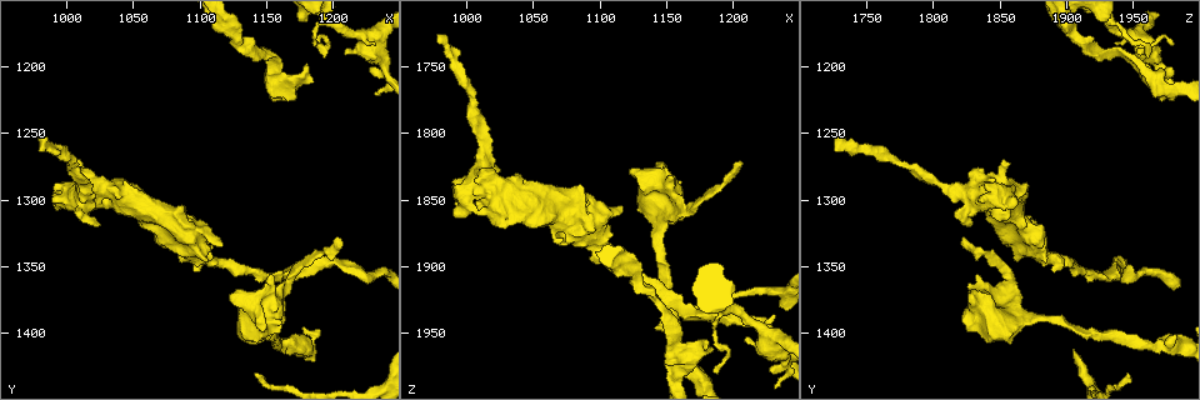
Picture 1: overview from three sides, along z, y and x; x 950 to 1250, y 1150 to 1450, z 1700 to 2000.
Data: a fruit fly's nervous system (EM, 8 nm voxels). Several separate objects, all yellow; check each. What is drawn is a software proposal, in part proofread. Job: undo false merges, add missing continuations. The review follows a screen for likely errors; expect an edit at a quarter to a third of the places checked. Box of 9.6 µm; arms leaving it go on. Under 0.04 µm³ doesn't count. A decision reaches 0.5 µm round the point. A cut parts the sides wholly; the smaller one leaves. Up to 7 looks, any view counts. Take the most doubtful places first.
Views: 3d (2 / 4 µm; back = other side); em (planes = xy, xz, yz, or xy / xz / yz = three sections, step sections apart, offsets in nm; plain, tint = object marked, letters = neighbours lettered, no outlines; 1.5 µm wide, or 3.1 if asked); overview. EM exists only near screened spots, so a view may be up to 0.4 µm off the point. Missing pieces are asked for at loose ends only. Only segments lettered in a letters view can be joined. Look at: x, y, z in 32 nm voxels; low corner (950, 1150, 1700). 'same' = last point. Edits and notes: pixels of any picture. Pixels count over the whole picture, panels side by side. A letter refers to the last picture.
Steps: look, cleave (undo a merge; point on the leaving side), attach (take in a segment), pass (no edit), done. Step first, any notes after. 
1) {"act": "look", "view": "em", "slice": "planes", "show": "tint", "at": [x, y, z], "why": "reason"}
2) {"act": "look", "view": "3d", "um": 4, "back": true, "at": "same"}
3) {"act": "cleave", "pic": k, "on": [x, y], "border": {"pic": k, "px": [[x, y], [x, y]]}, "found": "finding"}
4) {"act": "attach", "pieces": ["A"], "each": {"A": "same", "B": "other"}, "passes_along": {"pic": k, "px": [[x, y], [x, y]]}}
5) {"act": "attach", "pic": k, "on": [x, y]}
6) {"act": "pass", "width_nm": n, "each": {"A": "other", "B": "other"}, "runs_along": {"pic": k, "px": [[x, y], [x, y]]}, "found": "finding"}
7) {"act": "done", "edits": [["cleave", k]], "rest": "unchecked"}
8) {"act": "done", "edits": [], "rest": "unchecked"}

{"act": "look", "view": "3d", "um": 4, "at": [978, 1250, 1726], "why": "long arm stops here"}

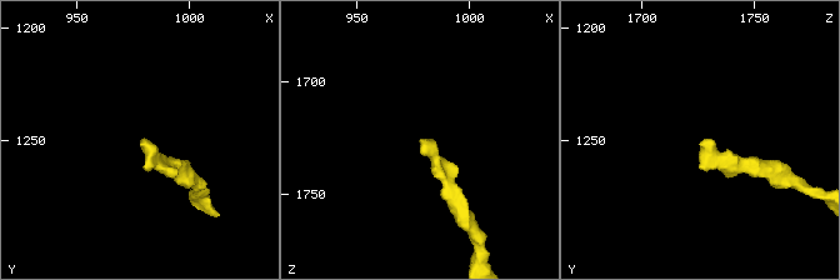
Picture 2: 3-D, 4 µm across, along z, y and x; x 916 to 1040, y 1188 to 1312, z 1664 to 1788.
{"act": "look", "view": "em", "slice": "xz", "step": 8, "show": "tint", "at": [980, 1252, 1726]}

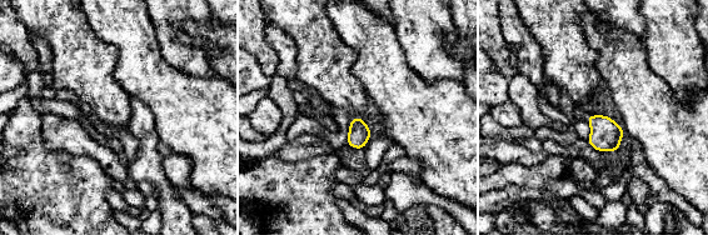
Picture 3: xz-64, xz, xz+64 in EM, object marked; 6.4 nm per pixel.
{"act": "look", "view": "em", "slice": "xz", "step": 8, "show": "letters", "at": "same", "why": "see the neighbours"}

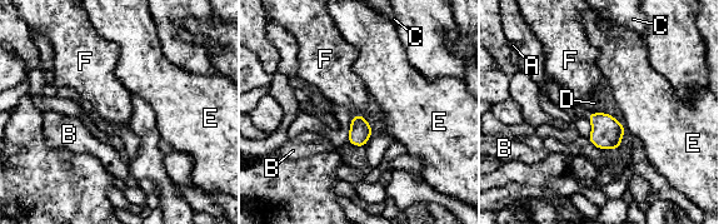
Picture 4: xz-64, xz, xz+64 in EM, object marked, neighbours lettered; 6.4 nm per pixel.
{"act": "pass", "width_nm": 140, "each": {"A": "other", "B": "other", "C": "other", "D": "other", "E": "other", "F": "other"}, "border": {"pic": 4, "px": [[592, 112], [603, 113]]}, "found": "none of them fits"}

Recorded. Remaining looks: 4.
{"act": "look", "view": "em", "slice": "planes", "show": "plain", "at": [1212, 1190, 1954], "why": "tapers out"}

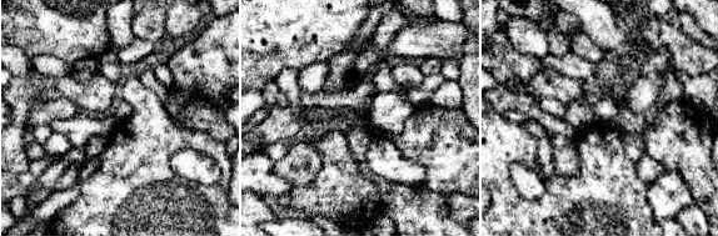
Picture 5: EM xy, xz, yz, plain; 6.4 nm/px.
{"act": "look", "view": "em", "slice": "planes", "show": "letters", "at": "same"}

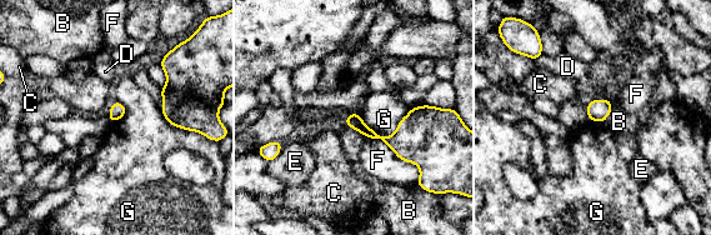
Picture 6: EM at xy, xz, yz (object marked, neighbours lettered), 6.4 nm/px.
{"act": "pass", "width_nm": 90, "each": {"B": "other", "C": "other", "D": "other", "E": "other", "F": "other", "G": "other"}, "border": {"pic": 6, "px": [[411, 108], [389, 135], [356, 113]]}, "found": "none of them fits"}

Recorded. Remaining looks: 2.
{"act": "look", "view": "em", "slice": "yz", "step": 4, "show": "tint", "at": [1142, 1432, 1948], "why": "end of a long branch"}

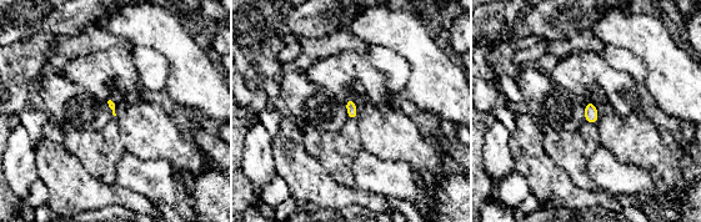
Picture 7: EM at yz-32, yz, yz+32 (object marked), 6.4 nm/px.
{"act": "look", "view": "em", "slice": "planes", "show": "letters", "at": "same"}

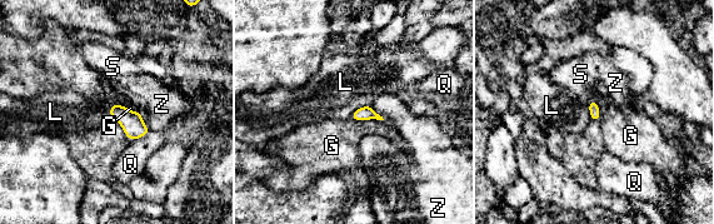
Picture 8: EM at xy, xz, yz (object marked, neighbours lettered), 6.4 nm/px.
{"act": "pass", "width_nm": 70, "each": {"G": "other", "L": "other", "Q": "other", "S": "other", "Z": "other"}, "border": {"pic": 8, "px": [[349, 118], [383, 120]]}, "found": "none of them fits"}

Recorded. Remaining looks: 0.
{"act": "done", "edits": [], "rest": "unchecked"}

